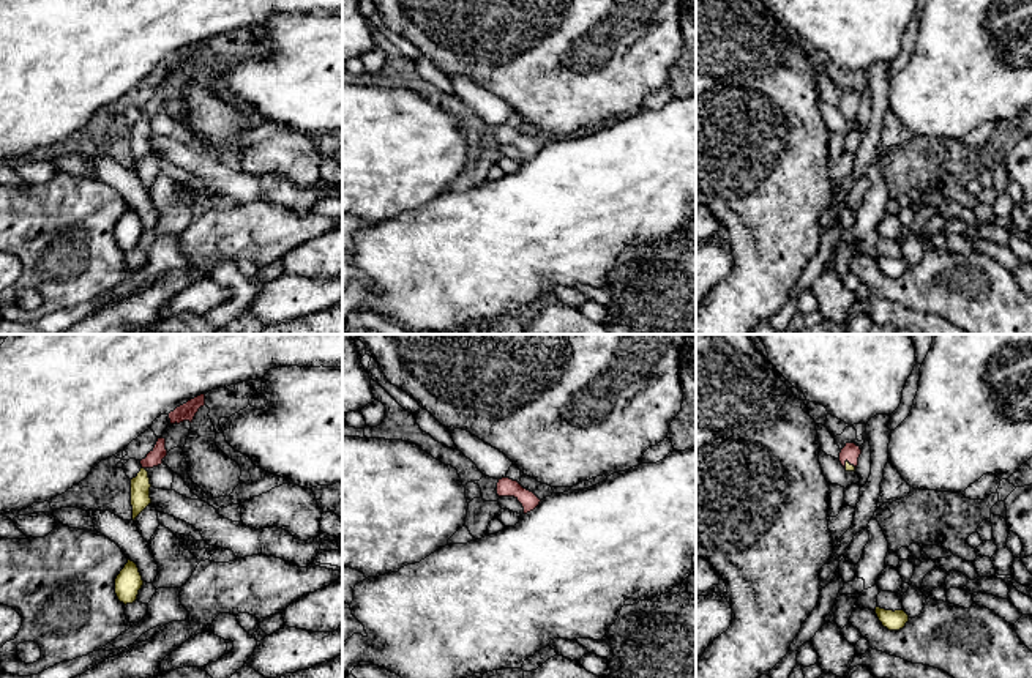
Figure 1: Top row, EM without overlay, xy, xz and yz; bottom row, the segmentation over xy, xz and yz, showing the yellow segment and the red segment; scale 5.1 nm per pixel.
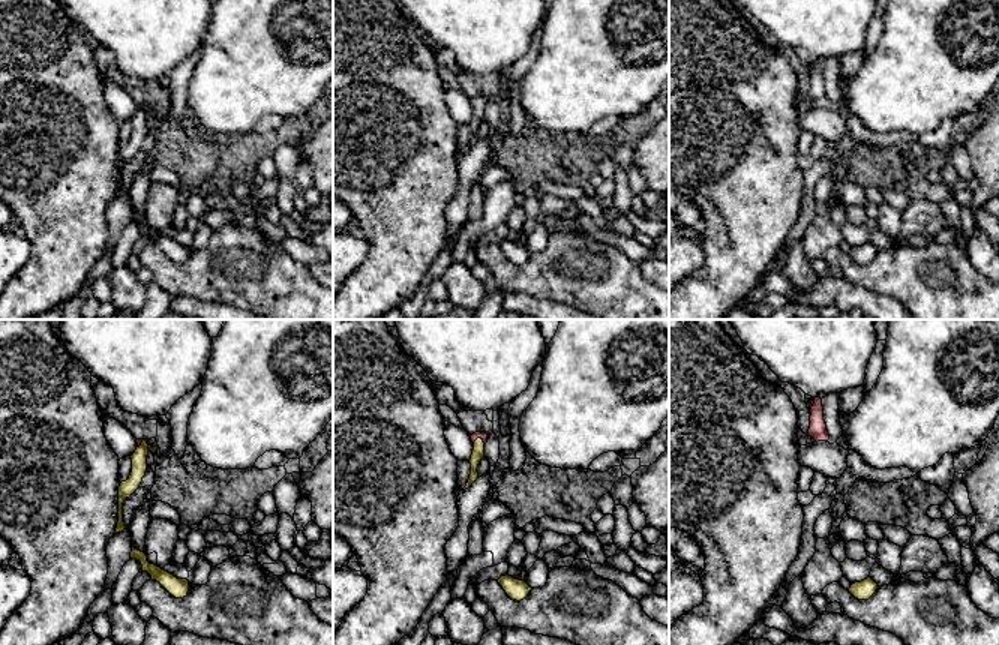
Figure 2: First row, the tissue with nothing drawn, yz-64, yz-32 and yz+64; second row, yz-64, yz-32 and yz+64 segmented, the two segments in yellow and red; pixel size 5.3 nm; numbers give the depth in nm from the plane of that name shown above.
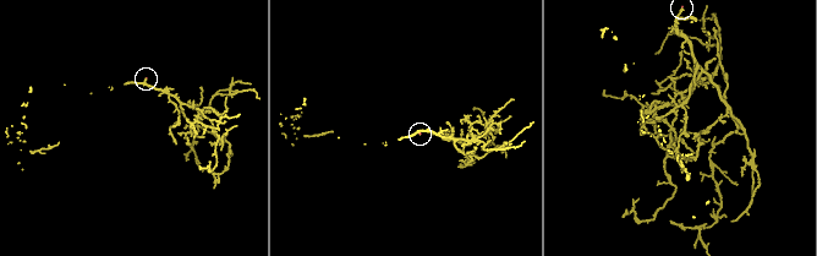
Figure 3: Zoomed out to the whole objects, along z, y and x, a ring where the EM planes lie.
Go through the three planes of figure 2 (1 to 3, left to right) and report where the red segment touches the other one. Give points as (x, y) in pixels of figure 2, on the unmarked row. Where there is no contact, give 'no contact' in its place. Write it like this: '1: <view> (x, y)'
1: yz-64 (147, 108)
2: yz-32 (477, 102)
3: no contact

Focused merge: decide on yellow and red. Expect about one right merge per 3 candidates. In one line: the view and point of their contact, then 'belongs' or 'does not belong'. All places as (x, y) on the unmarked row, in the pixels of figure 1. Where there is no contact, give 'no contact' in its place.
yz (849, 111) | belongs

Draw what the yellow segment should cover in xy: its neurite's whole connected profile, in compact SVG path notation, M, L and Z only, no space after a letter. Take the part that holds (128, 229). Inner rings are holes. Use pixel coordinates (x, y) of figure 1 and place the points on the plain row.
M128 207L125 214L120 218L120 221L115 225L115 241L118 248L123 249L125 252L136 249L142 232L144 227L137 211Z

